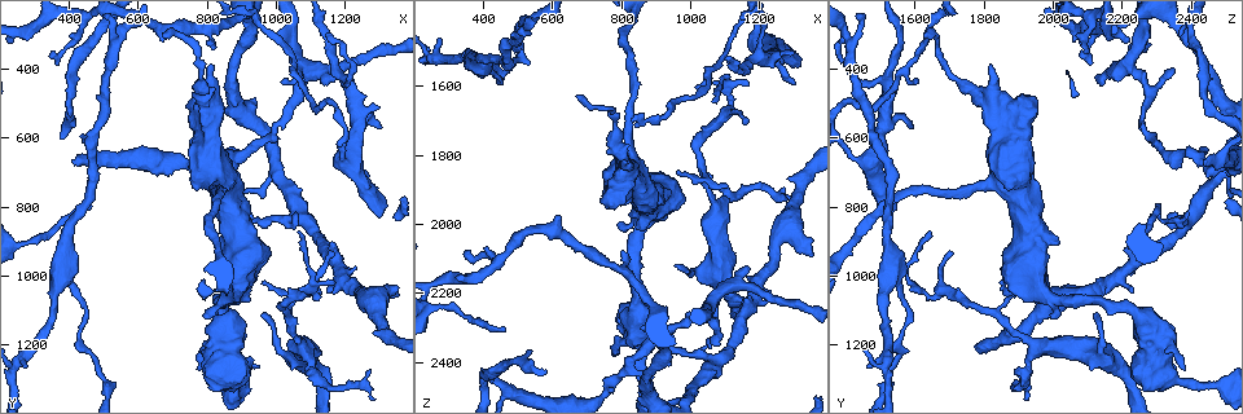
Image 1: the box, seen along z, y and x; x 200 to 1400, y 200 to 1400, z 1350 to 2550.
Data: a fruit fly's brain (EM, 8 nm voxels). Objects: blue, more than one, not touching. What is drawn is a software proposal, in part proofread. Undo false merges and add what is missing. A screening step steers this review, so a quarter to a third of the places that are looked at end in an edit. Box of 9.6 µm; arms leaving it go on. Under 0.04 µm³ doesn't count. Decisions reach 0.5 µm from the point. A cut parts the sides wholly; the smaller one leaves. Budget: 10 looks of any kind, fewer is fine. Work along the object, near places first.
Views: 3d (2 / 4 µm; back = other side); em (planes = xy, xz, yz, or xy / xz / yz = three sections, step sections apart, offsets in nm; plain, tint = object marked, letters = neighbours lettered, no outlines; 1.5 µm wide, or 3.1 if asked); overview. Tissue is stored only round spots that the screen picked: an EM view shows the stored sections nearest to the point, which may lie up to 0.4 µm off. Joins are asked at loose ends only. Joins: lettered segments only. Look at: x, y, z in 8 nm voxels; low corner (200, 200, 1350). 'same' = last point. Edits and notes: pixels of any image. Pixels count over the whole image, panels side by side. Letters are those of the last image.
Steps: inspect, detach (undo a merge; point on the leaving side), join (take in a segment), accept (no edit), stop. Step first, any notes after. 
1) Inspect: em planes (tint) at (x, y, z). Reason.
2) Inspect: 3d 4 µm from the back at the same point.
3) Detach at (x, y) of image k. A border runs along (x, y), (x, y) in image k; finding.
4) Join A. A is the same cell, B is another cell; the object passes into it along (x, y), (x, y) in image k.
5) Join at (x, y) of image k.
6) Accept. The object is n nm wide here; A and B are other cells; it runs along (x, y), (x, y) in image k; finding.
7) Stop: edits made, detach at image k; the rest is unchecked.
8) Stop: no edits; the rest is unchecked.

Inspect: em planes (letters) at (790, 1120, 1990). An open end.

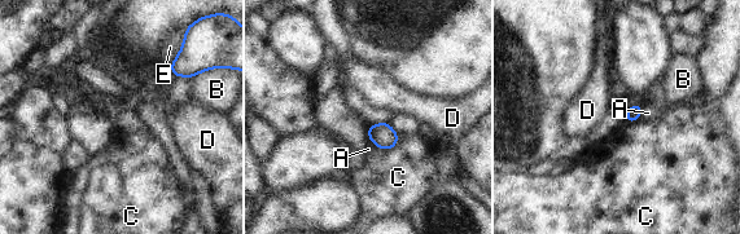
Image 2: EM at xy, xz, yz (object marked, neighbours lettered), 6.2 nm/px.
Accept. A, B, C, D and E are other cells; a border runs along (368, 137), (384, 149), (398, 142) in image 2; none of them fits.

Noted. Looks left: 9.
Inspect: 3d 2 µm at (1160, 430, 2130). Branch stops here.

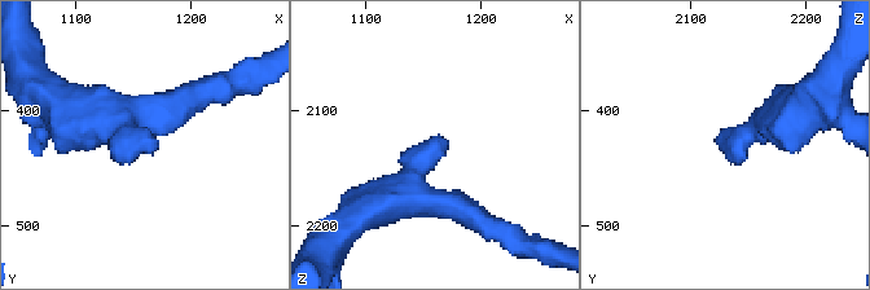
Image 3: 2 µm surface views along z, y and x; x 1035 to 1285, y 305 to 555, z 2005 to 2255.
Inspect: em planes (letters) at (1166, 430, 2126). Shape alone is not enough.

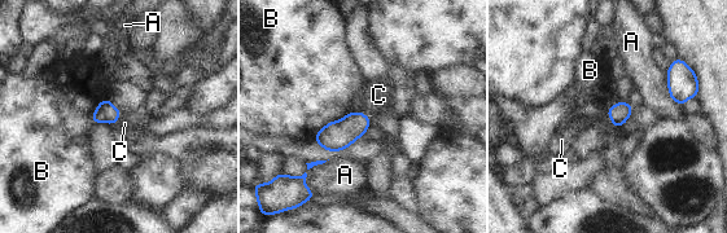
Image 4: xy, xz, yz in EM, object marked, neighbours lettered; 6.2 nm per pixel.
Join C. C is the same cell, A and B are other cells; it goes on there.

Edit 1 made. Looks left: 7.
Inspect: overview. Redraw.

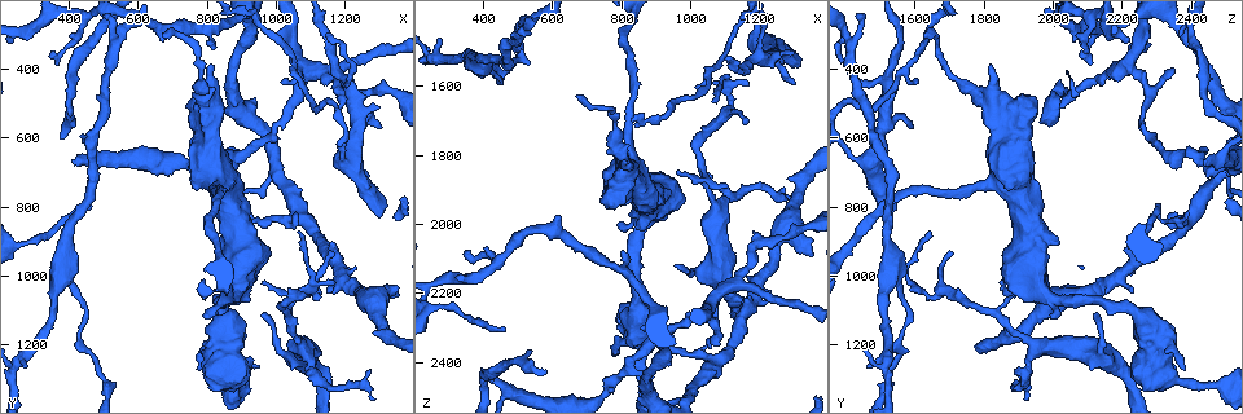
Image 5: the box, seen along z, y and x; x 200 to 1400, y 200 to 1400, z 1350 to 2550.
Inspect: 3d 2 µm at (1010, 440, 1600).

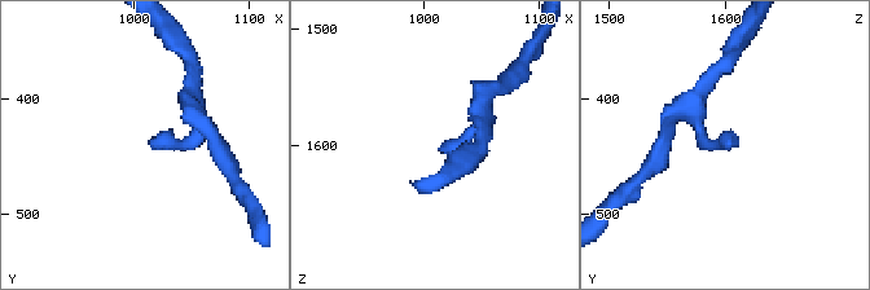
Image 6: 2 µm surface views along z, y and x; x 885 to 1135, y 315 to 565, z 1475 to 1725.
Inspect: em xz step 8 (letters) at (1014, 436, 1606). Now the EM.

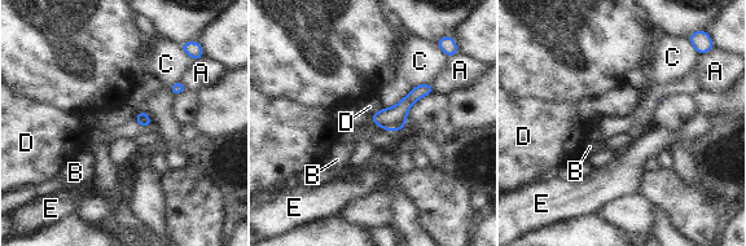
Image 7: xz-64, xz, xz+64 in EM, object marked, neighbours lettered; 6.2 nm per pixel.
Inspect: em planes (letters) at the same point.

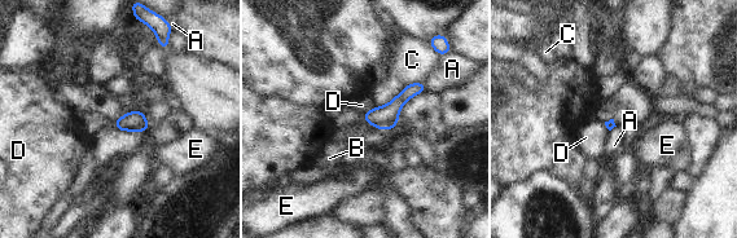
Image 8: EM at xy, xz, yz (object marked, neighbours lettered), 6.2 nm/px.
Accept. The longest contact is with C, 360 nm; A, B, C, D and E are other cells; it runs along (420, 86), (384, 117), (367, 118) in image 8; none of them fits.

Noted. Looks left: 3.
Inspect: 3d 2 µm at (1300, 820, 1520). Free end.

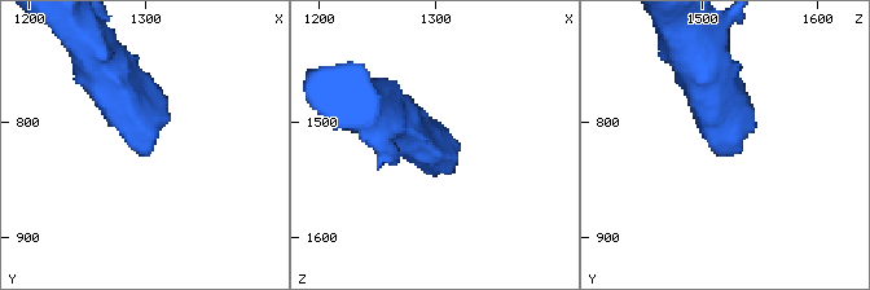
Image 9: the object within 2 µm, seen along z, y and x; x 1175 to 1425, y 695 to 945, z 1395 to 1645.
Inspect: em planes (letters) at (1300, 828, 1526). Shape alone is not enough.

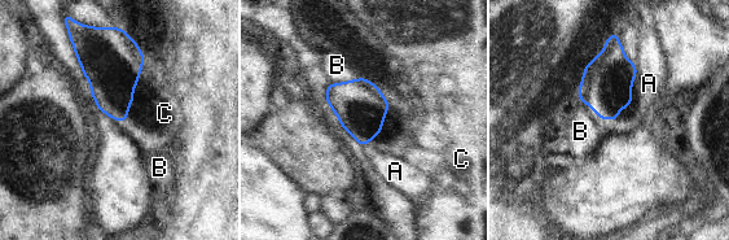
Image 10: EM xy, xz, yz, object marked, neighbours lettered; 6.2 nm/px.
Join C. C is the same cell, A and B are other cells; the object passes into it along (112, 61), (136, 83), (163, 113) in image 10; it goes on there.

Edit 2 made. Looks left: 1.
Stop: edits made, join at image 4, join at image 10; the rest is unchecked.

